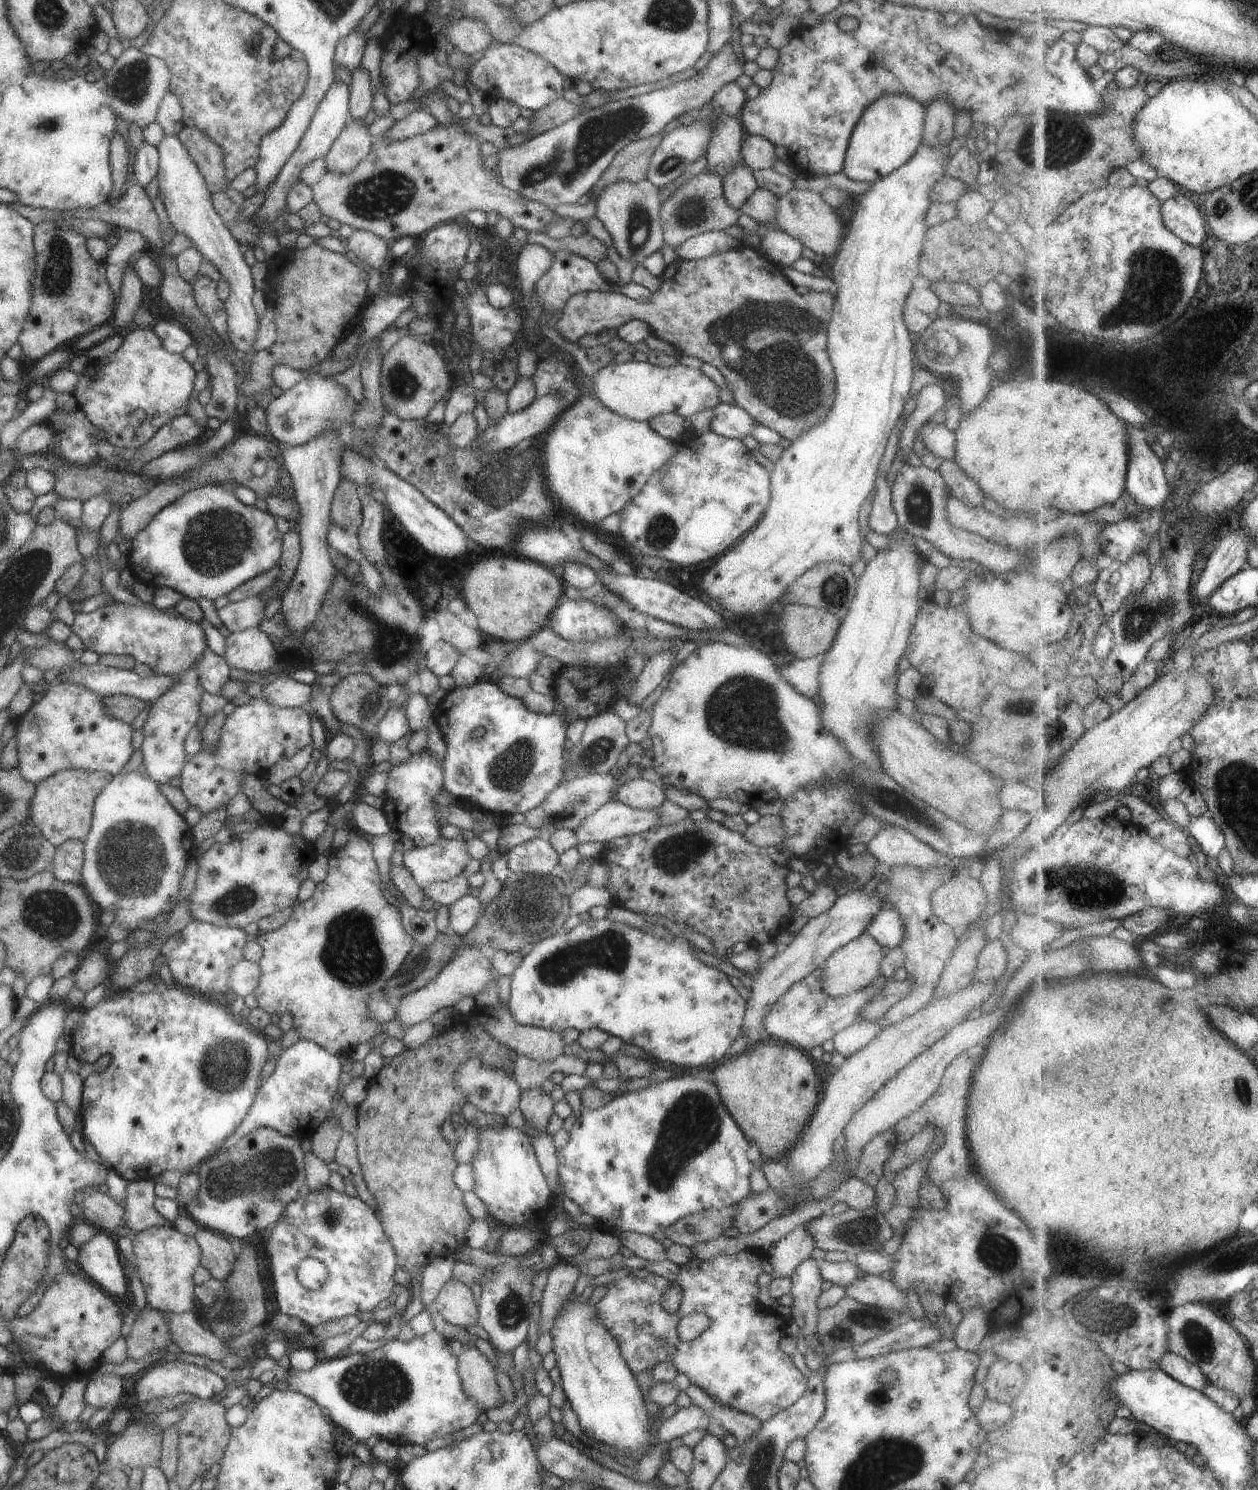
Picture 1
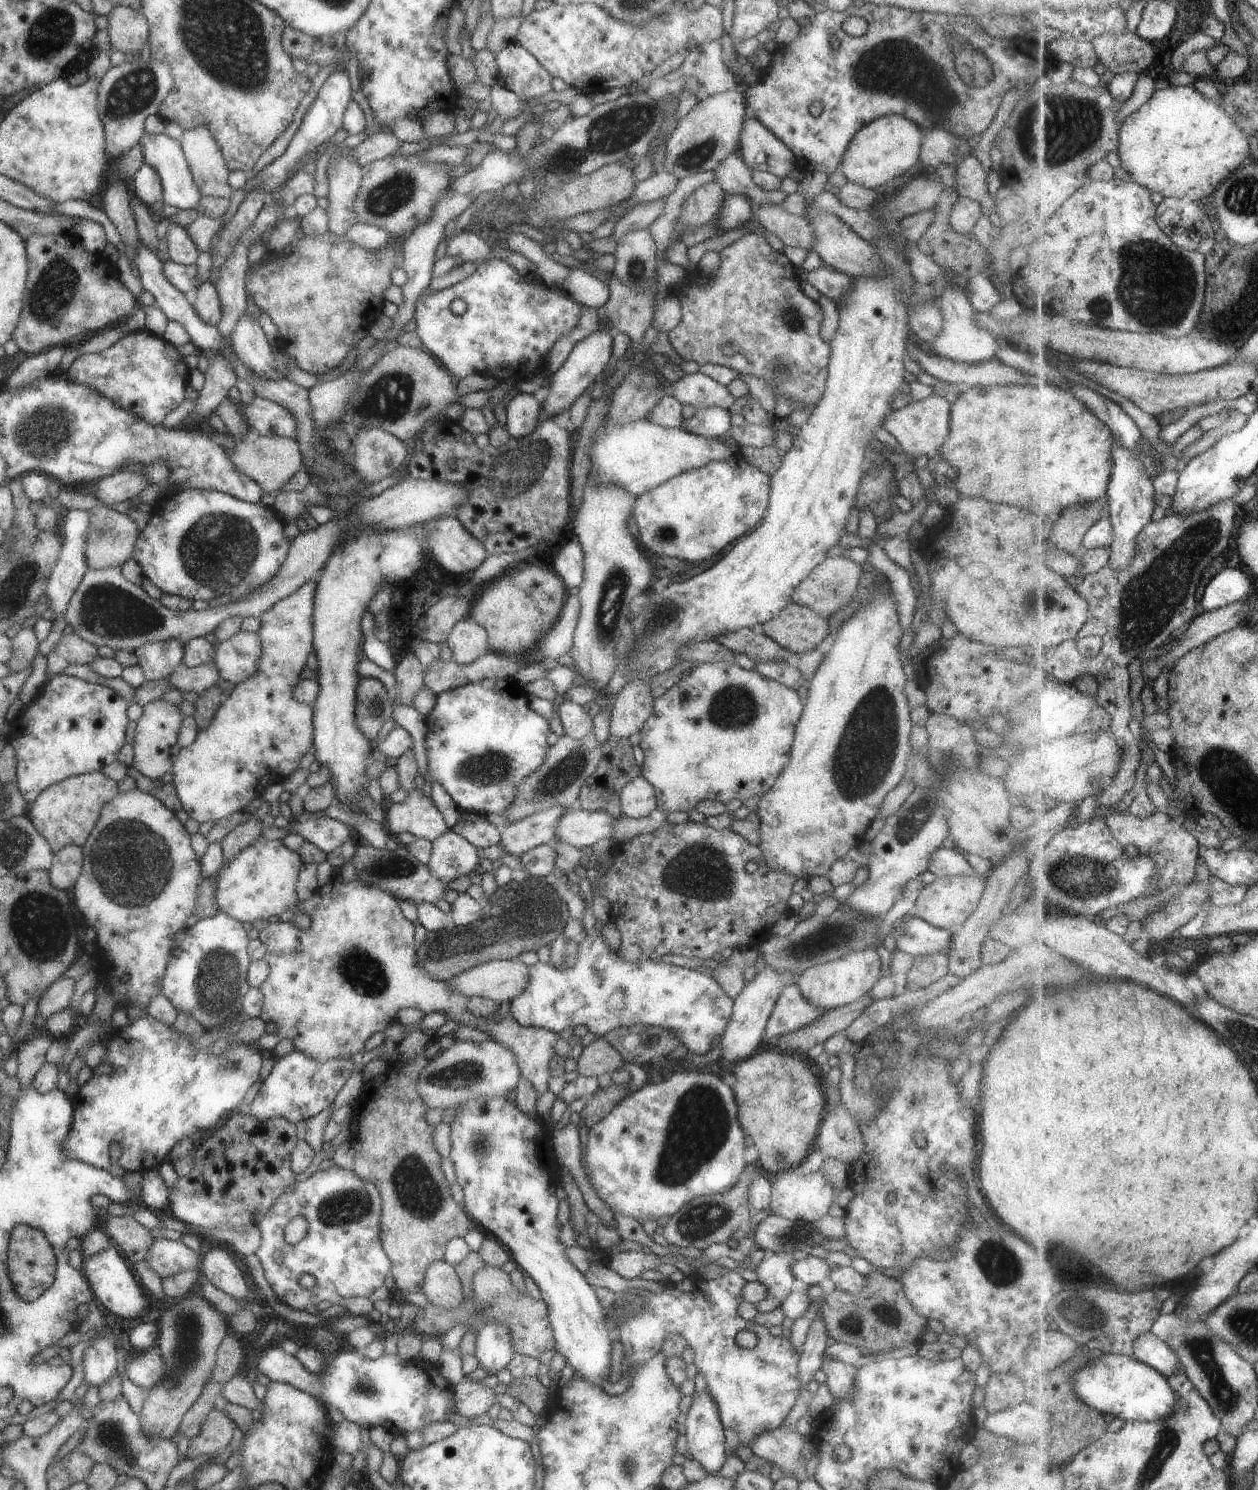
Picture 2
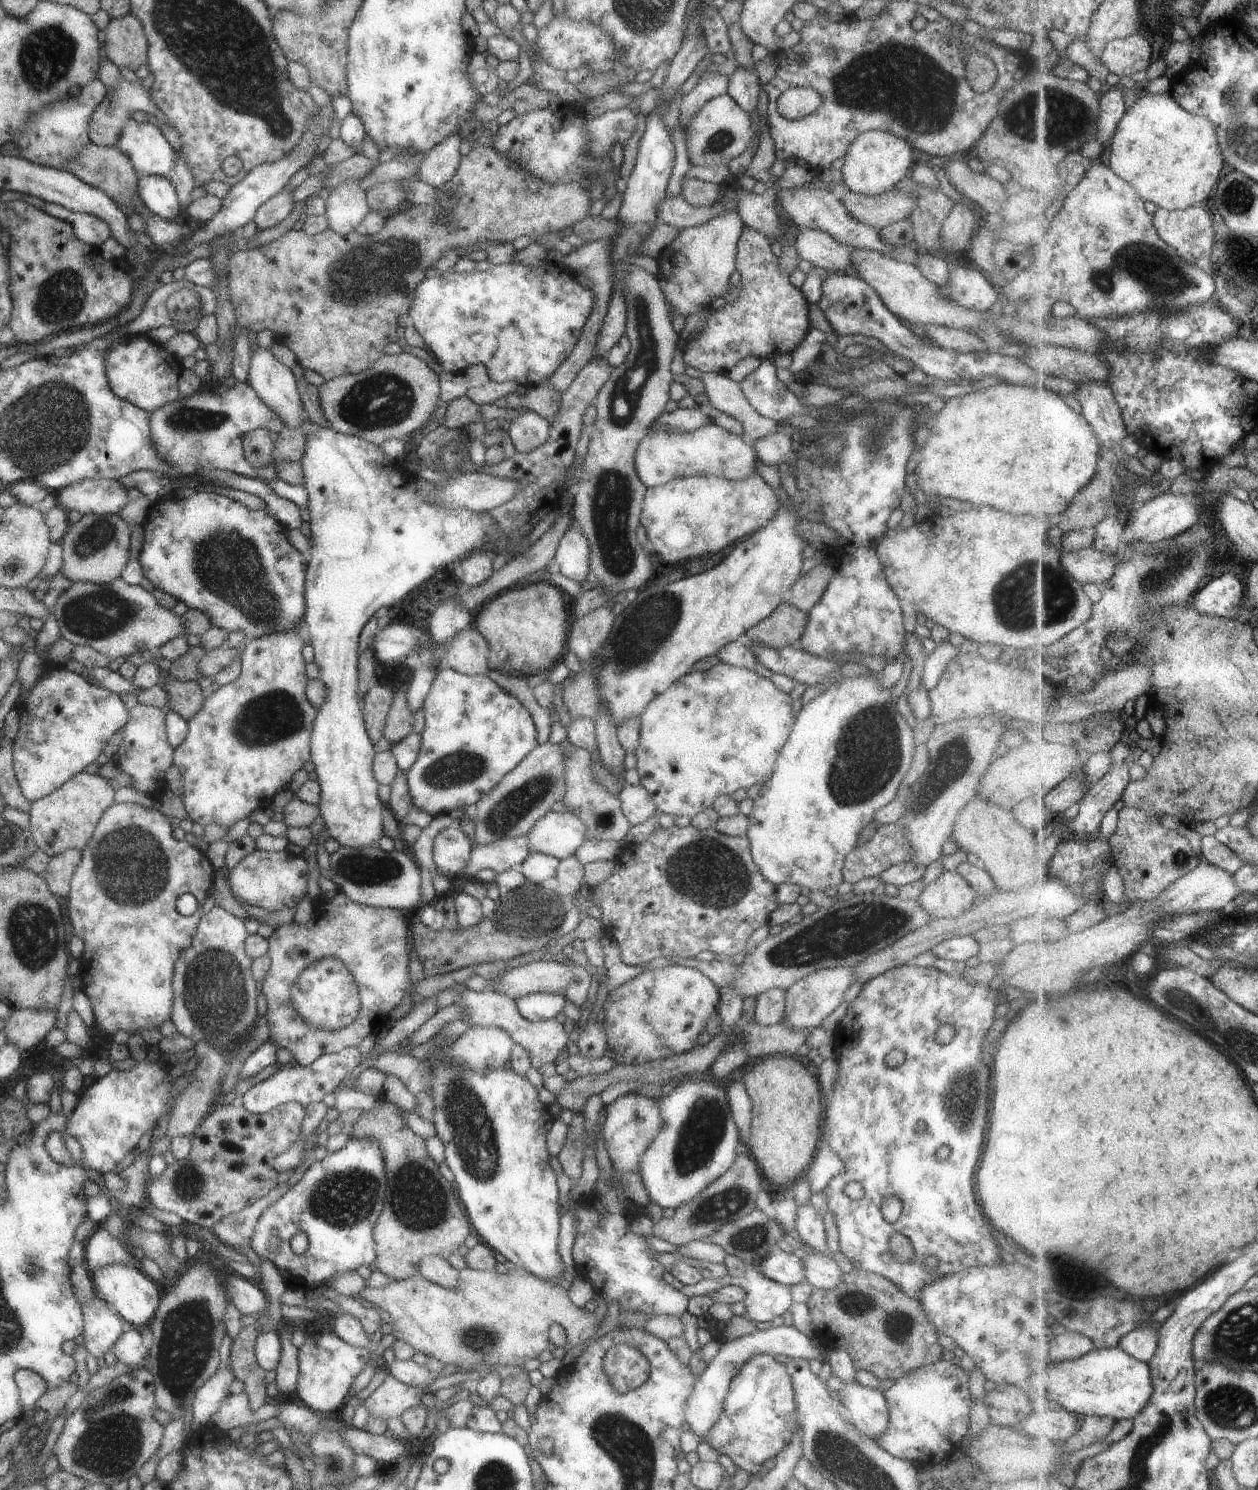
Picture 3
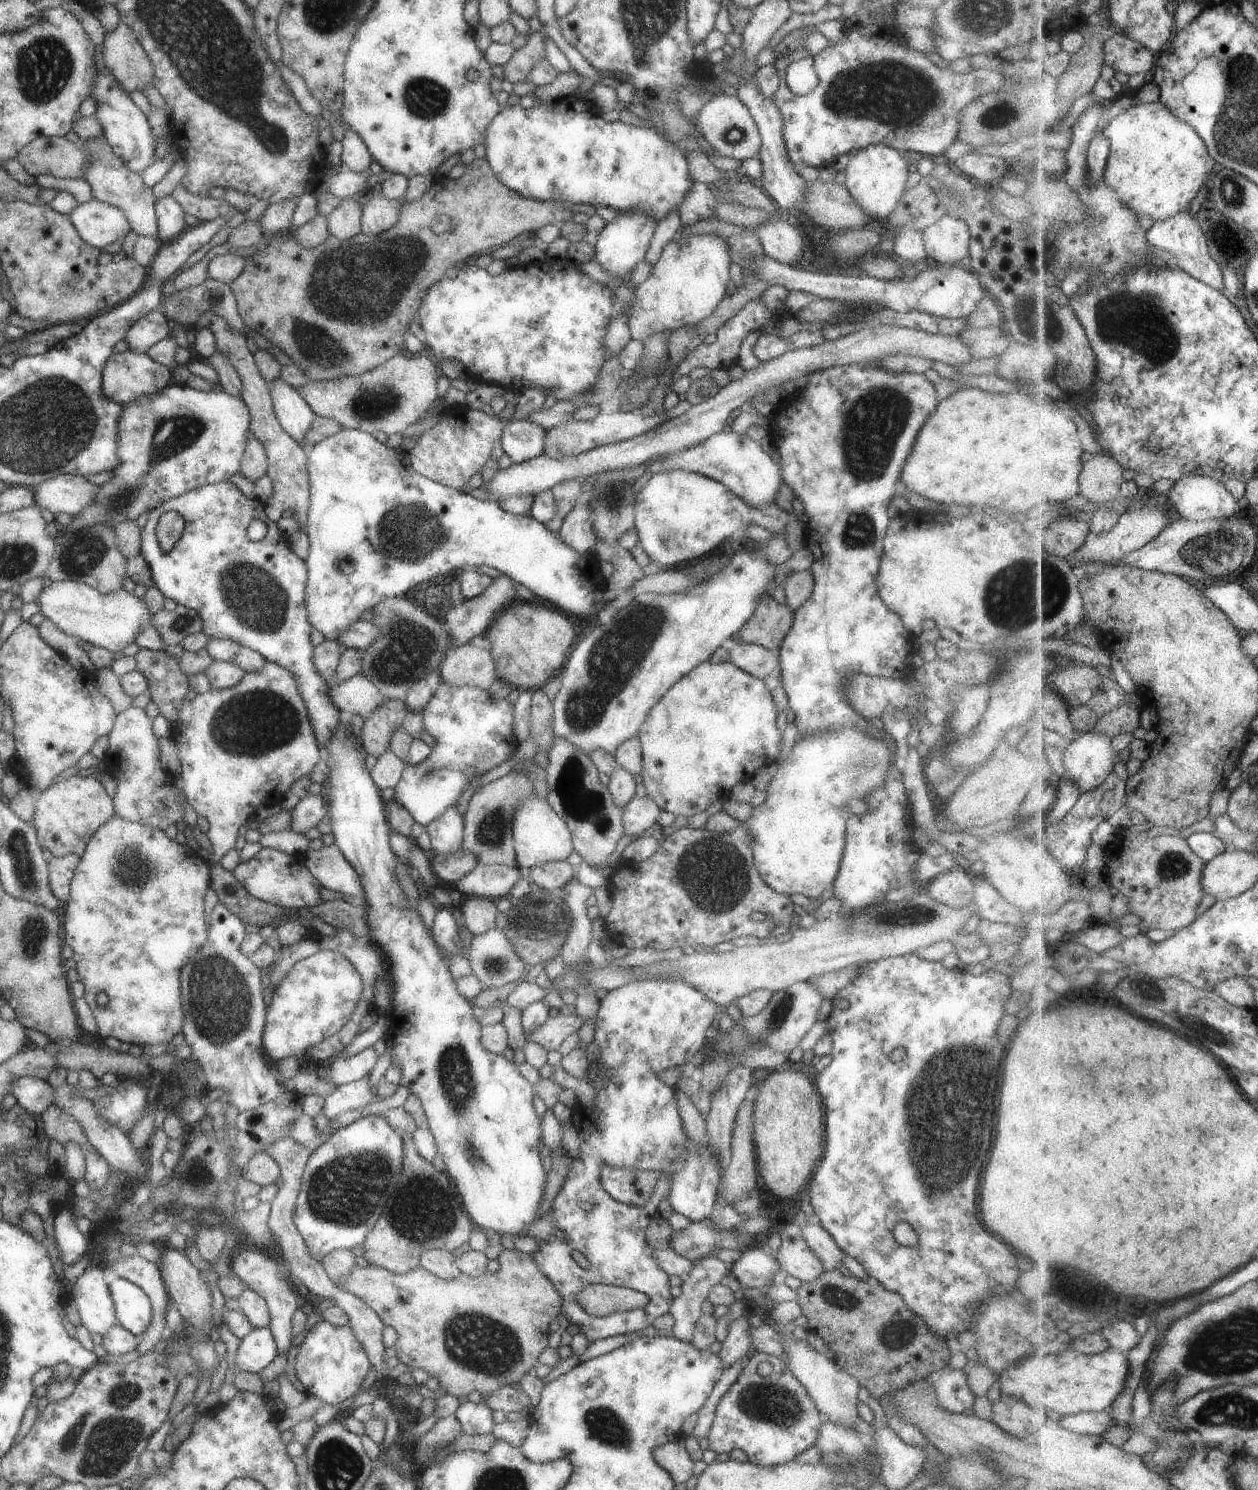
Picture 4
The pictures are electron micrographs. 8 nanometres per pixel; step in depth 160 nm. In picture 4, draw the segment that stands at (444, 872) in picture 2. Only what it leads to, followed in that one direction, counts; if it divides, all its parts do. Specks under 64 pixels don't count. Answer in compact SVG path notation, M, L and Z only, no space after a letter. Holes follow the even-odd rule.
M455 805L448 806L440 815L429 821L424 830L430 840L429 852L445 854L460 848L462 833L462 814Z

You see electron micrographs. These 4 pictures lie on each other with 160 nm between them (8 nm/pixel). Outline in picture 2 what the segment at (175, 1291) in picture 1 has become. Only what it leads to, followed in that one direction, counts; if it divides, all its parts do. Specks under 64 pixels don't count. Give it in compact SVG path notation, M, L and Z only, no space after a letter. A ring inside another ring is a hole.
M156 1238L144 1258L146 1265L159 1278L181 1271L193 1270L200 1261L199 1253L189 1249L178 1240Z

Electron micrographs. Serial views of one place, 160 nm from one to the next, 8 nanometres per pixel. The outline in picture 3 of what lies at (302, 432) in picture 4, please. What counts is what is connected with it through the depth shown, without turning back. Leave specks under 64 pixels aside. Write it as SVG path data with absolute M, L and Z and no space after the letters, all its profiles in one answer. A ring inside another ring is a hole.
M257 344L250 348L246 383L253 389L257 398L280 417L283 427L294 429L300 426L304 420L304 410L290 368L279 363L267 349L260 348Z

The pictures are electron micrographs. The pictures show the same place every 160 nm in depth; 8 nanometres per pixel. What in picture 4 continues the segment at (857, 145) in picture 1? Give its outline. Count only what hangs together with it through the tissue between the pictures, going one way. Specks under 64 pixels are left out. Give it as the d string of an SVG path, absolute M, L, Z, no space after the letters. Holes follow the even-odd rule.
M870 144L852 152L842 171L842 185L845 190L865 214L877 220L888 217L893 212L905 190L904 184L909 169L904 153L882 144Z

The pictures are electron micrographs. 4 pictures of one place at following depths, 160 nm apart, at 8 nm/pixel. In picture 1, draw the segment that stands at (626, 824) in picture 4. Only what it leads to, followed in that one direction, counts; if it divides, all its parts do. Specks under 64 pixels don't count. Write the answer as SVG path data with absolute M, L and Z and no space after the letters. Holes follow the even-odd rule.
M631 779L617 788L613 800L636 809L656 809L664 800L661 785L645 779Z

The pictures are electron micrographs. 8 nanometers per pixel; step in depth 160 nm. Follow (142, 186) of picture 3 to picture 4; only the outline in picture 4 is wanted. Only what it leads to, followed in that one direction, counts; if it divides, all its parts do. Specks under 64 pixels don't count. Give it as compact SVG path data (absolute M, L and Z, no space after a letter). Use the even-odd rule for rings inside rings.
M169 195L155 199L154 215L156 218L156 237L161 244L175 238L187 227L183 221L185 215L183 209Z

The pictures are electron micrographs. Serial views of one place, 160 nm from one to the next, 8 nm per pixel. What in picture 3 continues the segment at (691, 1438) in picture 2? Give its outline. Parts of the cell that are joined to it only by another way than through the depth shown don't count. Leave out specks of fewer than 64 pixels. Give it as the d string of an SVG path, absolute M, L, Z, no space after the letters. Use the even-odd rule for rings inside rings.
M781 1325L771 1326L765 1330L753 1329L750 1333L743 1333L739 1338L728 1343L723 1343L715 1356L705 1365L700 1372L693 1390L687 1397L684 1408L684 1421L689 1424L689 1431L694 1432L701 1441L711 1426L716 1423L717 1417L721 1414L722 1404L734 1375L737 1374L738 1367L747 1362L756 1354L769 1353L770 1355L783 1354L786 1357L801 1357L806 1361L815 1360L820 1364L825 1362L818 1356L818 1352L811 1344L811 1338L797 1331L793 1326Z

